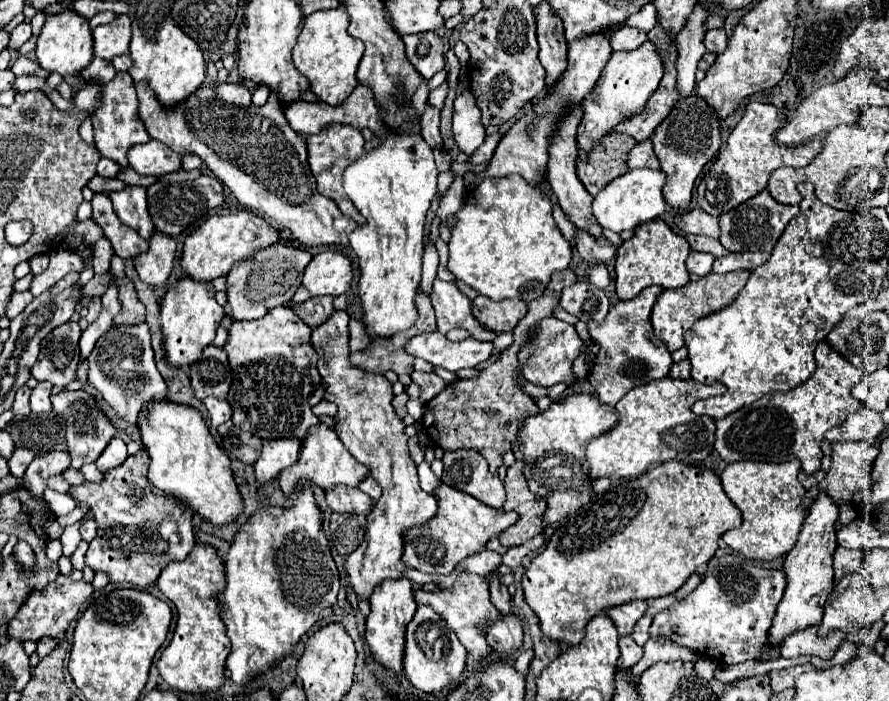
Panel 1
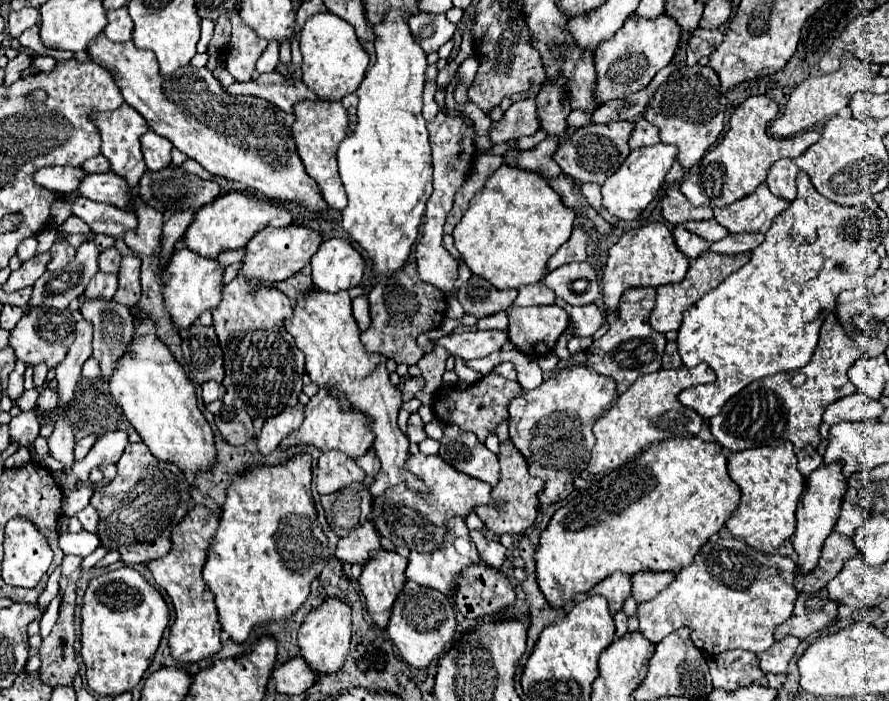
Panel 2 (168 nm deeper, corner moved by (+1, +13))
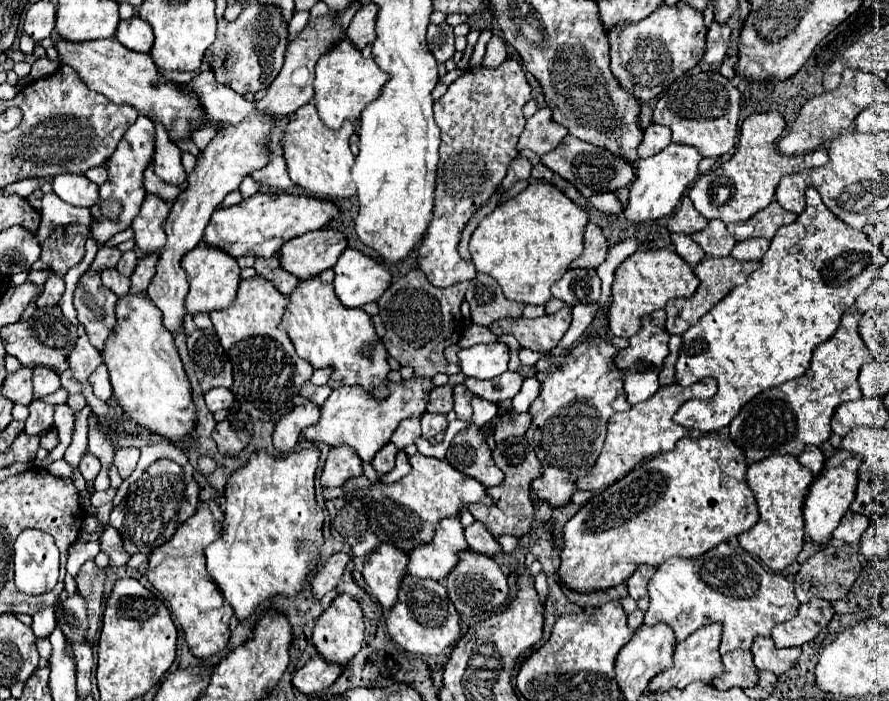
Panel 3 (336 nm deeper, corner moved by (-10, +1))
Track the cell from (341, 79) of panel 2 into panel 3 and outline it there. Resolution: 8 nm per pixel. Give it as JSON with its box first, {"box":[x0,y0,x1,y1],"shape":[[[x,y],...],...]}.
{"box":[313,37,387,129],"shape":[[[347,37],[337,41],[331,49],[327,49],[319,57],[315,73],[317,77],[315,77],[313,105],[317,107],[321,121],[329,129],[339,129],[345,119],[349,121],[357,119],[365,109],[365,105],[381,93],[381,87],[387,81],[387,75],[377,67],[377,63],[373,59],[365,59]]]}

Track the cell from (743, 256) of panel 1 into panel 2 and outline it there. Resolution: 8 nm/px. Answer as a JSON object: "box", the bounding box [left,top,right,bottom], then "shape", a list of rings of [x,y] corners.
{"box":[710,233,764,255],"shape":[[[742,233],[742,235],[728,235],[714,245],[710,245],[710,251],[720,253],[720,255],[730,255],[730,253],[744,253],[752,251],[756,245],[764,241],[762,233]]]}

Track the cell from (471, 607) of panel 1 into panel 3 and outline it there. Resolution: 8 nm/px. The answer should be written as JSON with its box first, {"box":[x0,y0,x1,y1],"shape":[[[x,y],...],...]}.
{"box":[407,517,469,581],"shape":[[[457,517],[443,519],[435,531],[435,539],[425,545],[413,549],[409,555],[407,571],[421,579],[443,581],[449,571],[455,569],[459,555],[467,551],[469,545],[465,541],[465,529]]]}

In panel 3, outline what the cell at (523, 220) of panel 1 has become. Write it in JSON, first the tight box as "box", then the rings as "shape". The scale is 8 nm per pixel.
{"box":[469,183,589,305],"shape":[[[531,183],[515,197],[497,205],[469,241],[469,253],[479,273],[493,275],[511,301],[545,305],[551,287],[563,277],[571,261],[581,255],[589,215],[551,183]]]}

